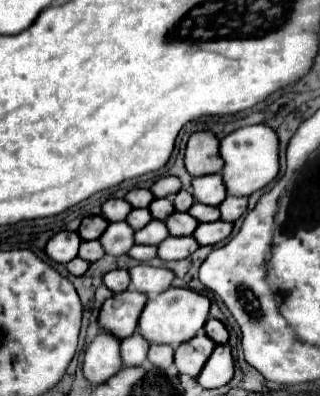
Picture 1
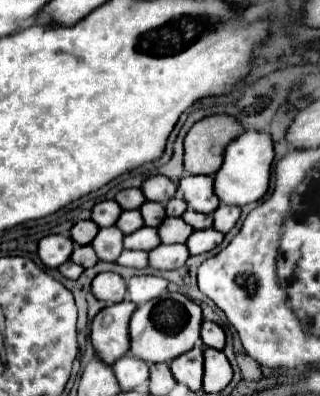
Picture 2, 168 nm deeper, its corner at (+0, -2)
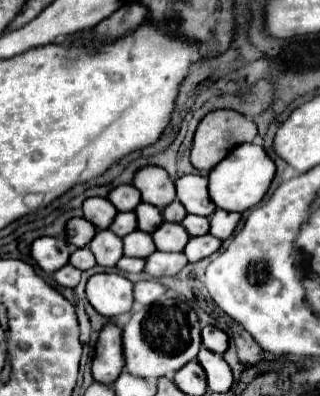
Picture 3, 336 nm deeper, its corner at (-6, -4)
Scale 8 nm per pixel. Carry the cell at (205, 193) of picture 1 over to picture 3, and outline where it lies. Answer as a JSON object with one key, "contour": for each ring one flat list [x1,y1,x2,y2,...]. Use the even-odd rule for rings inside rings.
{"contour":[[183,175,175,181,177,199,185,205,187,213,209,217,217,209,209,197,207,185,209,185,207,177,201,175]]}

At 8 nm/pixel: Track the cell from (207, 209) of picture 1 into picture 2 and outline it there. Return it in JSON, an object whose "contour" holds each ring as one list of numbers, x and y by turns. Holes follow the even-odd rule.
{"contour":[[187,209,185,215,181,215,181,217,183,217,183,221,189,223,195,231,197,231,197,229,209,229,209,227,213,227,213,217,211,217,211,215,197,213,197,211,193,211,193,209]]}

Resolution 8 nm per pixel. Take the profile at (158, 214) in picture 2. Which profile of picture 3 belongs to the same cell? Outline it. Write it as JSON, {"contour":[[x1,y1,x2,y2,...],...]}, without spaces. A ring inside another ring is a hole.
{"contour":[[139,203,135,207,137,213,137,221,139,221,139,229,145,233,153,233,161,223,163,223,163,215,155,205,149,203]]}

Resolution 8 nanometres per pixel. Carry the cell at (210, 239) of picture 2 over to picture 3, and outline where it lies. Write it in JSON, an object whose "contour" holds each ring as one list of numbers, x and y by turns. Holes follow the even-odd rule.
{"contour":[[207,233,207,235,201,235,201,237,191,237,183,253,187,255,187,259,191,263,195,263,195,261,201,261,201,259,213,255,215,251,219,251,219,247,221,247,221,239]]}

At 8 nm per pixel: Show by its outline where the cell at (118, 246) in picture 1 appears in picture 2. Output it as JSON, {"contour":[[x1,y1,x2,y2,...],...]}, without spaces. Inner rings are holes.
{"contour":[[117,227,99,229,97,237,91,241,99,261,115,261,123,251,123,233]]}

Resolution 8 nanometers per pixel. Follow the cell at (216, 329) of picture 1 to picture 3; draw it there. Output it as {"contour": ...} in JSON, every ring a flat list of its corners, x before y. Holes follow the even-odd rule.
{"contour":[[207,325,203,331,201,331,201,337,203,337,203,345,207,349,211,349,213,353,225,353,229,343,227,343,227,335,225,331,213,327,213,325]]}

